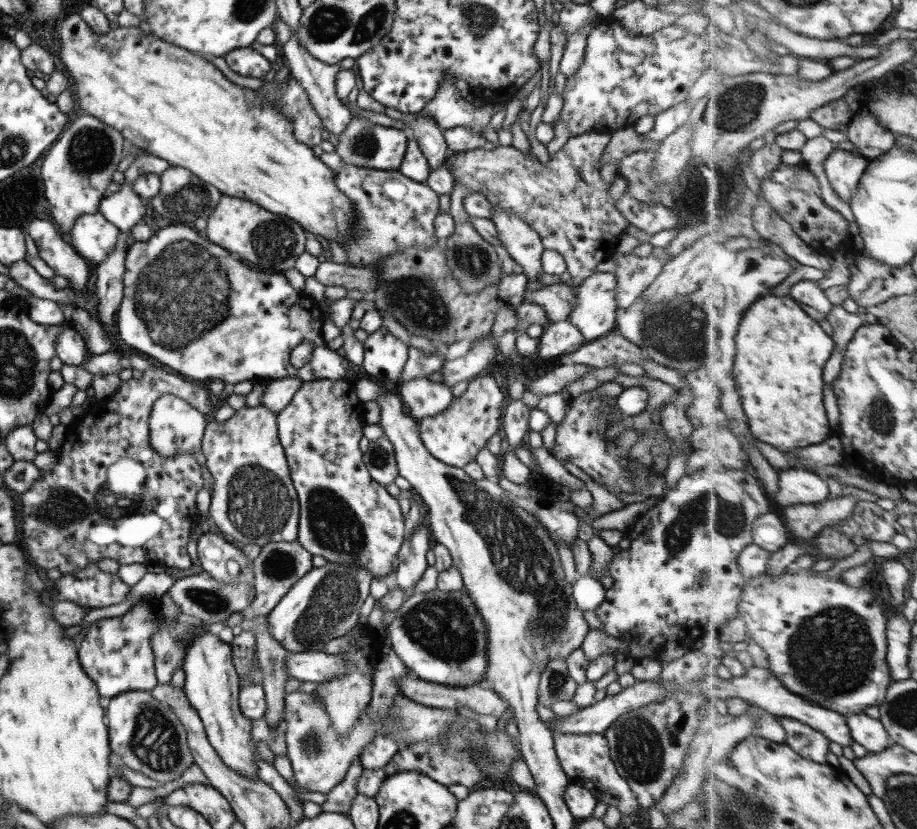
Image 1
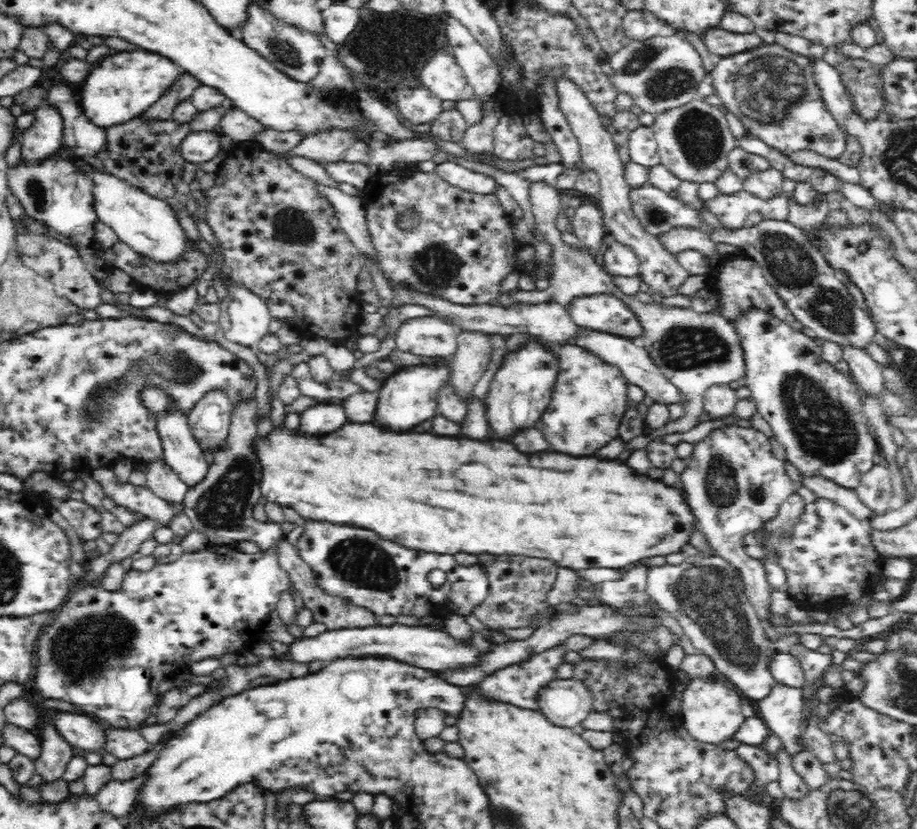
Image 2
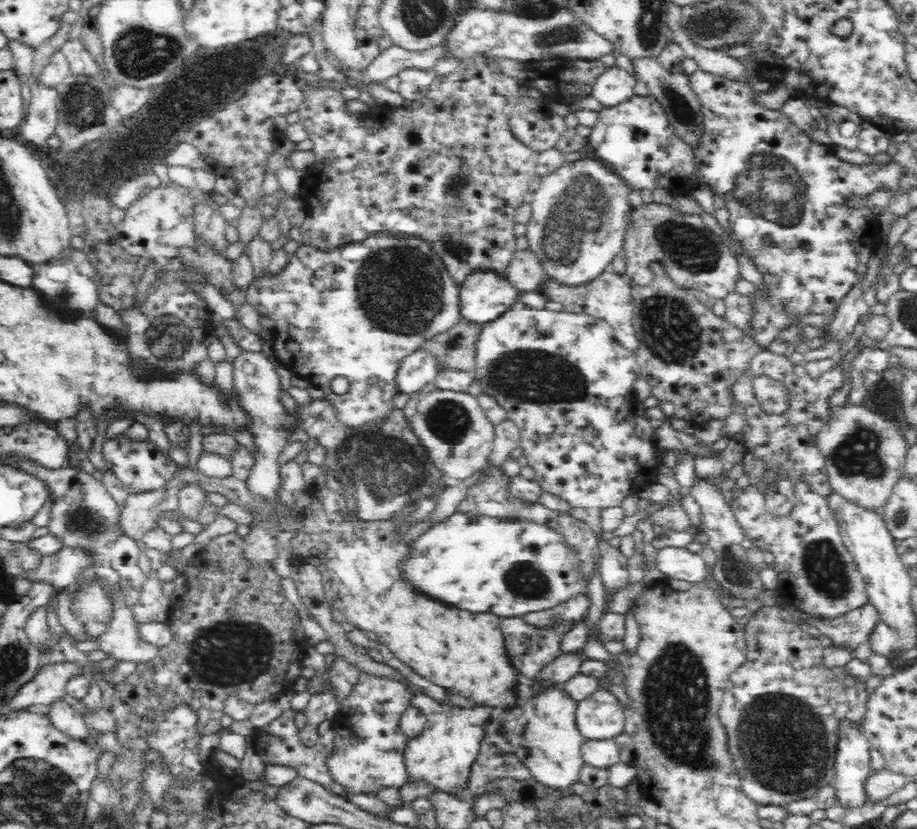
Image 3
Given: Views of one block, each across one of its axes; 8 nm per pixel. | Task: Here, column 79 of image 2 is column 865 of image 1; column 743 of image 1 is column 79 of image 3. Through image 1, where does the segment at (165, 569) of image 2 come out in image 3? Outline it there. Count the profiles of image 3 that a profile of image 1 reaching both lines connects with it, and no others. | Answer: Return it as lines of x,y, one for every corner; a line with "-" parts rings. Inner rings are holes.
92,583
84,587
78,594
77,599
72,601
72,612
83,622
83,625
92,638
100,636
108,628
111,617
113,616
112,601
104,593
100,583

